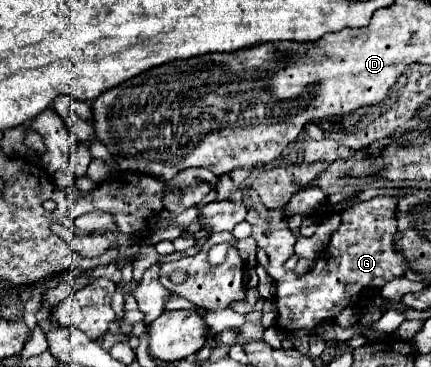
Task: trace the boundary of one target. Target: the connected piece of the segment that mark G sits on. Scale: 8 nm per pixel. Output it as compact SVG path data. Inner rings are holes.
M377 196L360 202L362 206L352 206L342 212L342 222L332 234L332 240L328 244L328 250L318 260L318 266L312 271L297 276L294 271L285 271L283 264L285 257L294 254L296 237L290 230L286 210L270 210L270 214L264 218L250 208L246 222L252 226L251 236L257 246L265 250L268 255L268 274L276 282L274 301L278 308L278 322L276 326L280 330L306 330L312 334L312 330L322 324L324 320L334 320L346 306L350 306L350 300L364 298L370 290L380 290L386 282L404 276L406 272L406 260L404 256L394 248L394 236L398 230L396 220L397 199L390 196ZM264 228L270 228L270 234L262 234ZM328 264L330 264L330 276L328 276ZM313 284L310 288L310 285Z

